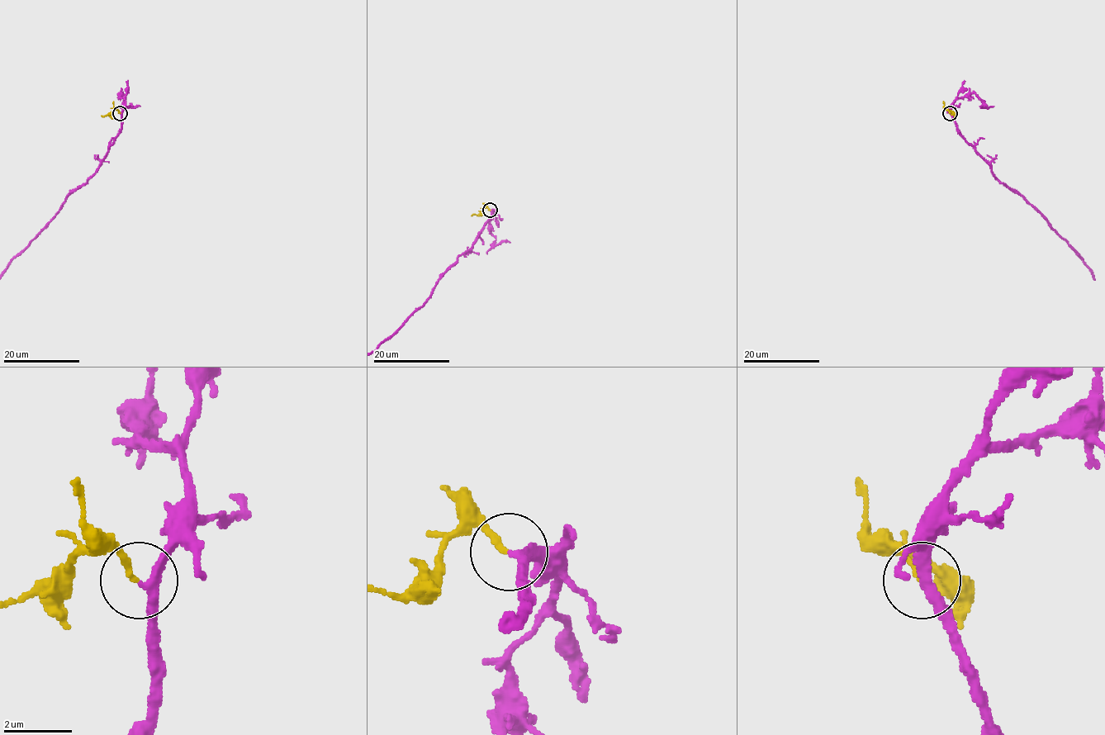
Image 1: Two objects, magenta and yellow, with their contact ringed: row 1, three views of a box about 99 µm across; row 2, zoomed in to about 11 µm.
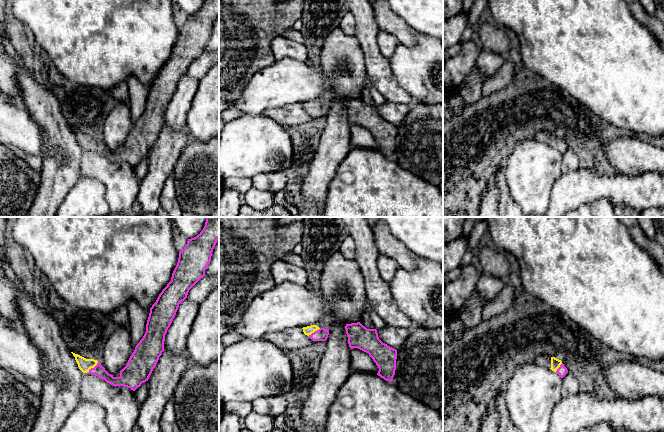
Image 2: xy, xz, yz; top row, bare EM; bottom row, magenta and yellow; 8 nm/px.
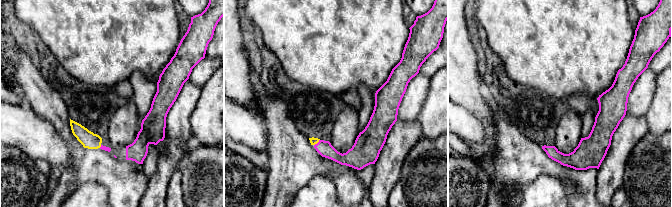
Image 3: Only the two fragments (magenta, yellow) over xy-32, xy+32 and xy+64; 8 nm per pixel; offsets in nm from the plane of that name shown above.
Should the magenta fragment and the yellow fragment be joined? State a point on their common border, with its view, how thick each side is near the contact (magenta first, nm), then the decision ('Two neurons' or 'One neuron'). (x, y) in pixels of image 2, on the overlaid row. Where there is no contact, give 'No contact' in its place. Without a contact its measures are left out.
Touches magenta at xy (94, 367). Thickness 90 nm (magenta) against 100 nm. One neuron

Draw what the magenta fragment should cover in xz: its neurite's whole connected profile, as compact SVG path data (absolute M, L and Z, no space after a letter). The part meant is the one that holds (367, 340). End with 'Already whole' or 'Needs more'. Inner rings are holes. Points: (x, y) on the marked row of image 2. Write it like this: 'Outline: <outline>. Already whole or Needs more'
Outline: M360 322L346 324L345 330L349 347L368 353L379 368L377 375L391 382L396 370L397 350L383 343L376 329L367 329Z. Already whole

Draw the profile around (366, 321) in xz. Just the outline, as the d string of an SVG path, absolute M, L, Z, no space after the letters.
M365 312L361 318L360 323L365 326L367 329L375 329L375 326L369 316L368 312Z

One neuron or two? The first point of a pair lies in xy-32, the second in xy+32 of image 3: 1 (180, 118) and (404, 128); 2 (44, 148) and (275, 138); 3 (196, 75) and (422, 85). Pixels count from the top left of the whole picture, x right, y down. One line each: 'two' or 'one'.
1: two
2: two
3: two

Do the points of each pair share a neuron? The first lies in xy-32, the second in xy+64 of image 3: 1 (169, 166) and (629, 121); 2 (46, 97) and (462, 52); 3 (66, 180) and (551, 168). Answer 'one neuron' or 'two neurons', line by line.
1: one neuron
2: two neurons
3: one neuron

